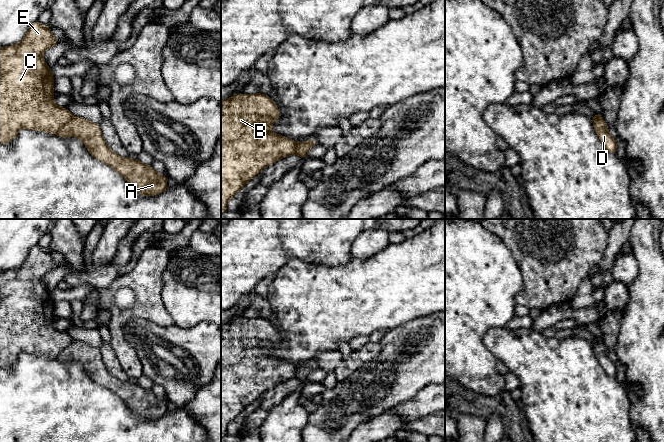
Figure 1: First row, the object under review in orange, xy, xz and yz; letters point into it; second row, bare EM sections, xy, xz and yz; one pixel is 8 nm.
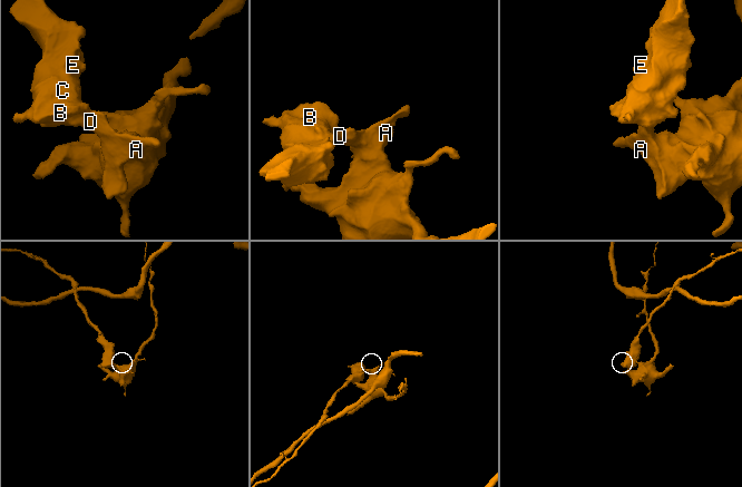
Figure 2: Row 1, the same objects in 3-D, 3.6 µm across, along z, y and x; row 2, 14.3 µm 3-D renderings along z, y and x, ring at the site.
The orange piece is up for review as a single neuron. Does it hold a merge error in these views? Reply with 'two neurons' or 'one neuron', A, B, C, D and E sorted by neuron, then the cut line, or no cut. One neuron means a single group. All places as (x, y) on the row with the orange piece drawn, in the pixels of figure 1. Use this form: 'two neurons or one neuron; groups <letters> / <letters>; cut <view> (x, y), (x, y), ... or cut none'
two neurons; groups A D / B C E; cut xy (73, 117), (57, 132)

